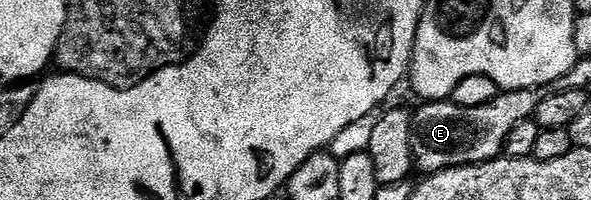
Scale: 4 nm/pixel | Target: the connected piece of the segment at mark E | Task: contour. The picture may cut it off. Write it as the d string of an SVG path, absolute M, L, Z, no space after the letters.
M507 90L499 93L493 102L480 104L476 108L464 108L449 100L422 104L412 114L415 167L429 176L448 168L491 162L505 151L512 128L533 119L534 110L542 97L541 93L533 90Z

